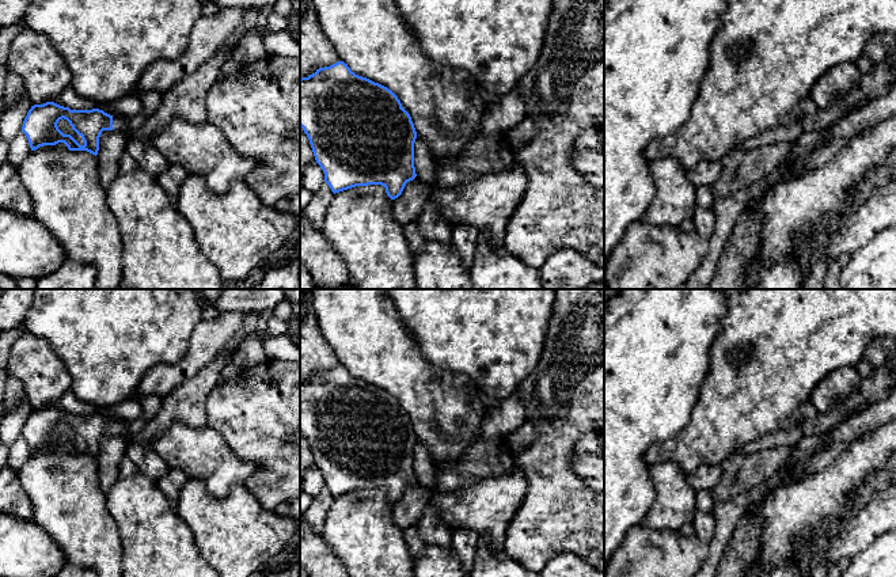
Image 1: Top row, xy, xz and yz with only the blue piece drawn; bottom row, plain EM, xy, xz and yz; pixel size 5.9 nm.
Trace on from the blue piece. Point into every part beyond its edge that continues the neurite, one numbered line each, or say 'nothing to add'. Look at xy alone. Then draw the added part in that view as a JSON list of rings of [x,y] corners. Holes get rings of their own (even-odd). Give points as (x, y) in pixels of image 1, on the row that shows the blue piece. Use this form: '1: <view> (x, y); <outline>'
1: xy (117, 120); [[[113,115],[113,130],[124,132],[124,121],[121,115]]]

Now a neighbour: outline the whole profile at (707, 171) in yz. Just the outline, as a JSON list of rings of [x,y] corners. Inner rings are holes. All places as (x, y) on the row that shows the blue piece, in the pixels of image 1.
[[[702,160],[692,168],[686,171],[688,181],[696,186],[705,186],[714,183],[722,172],[722,166],[720,162]]]

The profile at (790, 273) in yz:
[[[816,228],[791,234],[793,251],[782,262],[767,266],[755,253],[756,289],[802,289],[808,270],[816,258]]]

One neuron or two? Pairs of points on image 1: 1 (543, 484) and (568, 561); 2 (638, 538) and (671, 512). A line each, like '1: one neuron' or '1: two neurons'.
1: two neurons
2: two neurons

